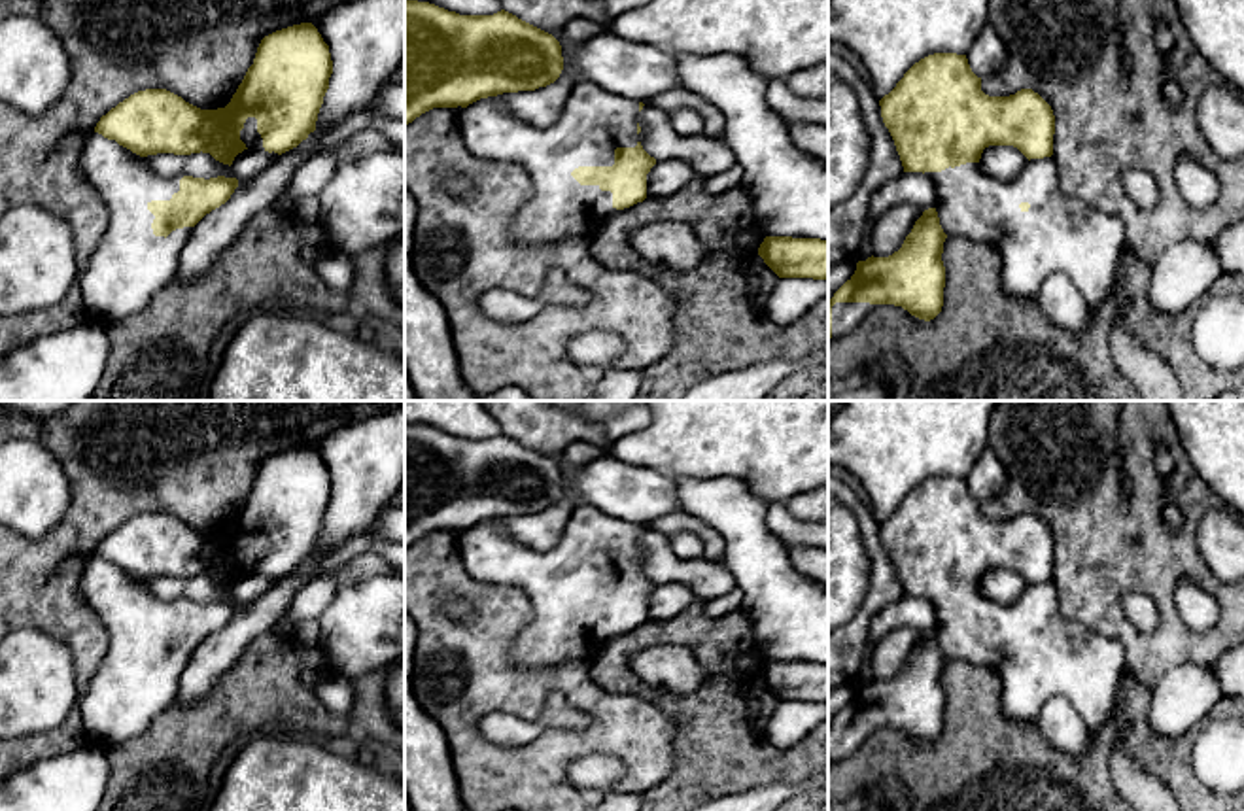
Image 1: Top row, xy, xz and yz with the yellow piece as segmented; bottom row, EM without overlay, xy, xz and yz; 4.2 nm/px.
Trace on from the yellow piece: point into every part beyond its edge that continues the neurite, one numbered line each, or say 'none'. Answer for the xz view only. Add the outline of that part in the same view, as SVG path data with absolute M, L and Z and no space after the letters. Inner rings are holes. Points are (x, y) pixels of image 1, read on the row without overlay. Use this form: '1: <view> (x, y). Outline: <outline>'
1: xz (594, 545). Outline: M579 503L554 548L535 552L512 541L497 520L469 527L458 541L467 575L476 582L520 588L533 605L533 618L509 648L510 658L527 669L552 669L565 660L592 658L596 650L618 633L613 616L599 609L580 609L571 595L579 590L613 590L616 571L635 571L639 565L639 526Z

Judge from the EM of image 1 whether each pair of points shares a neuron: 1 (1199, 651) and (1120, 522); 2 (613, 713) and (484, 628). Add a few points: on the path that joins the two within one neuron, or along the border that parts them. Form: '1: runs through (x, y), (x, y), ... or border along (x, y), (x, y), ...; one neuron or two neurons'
1: runs through (1169, 619), (1159, 577), (1139, 554); one neuron
2: runs through (577, 687), (571, 681), (518, 681), (501, 664); one neuron

